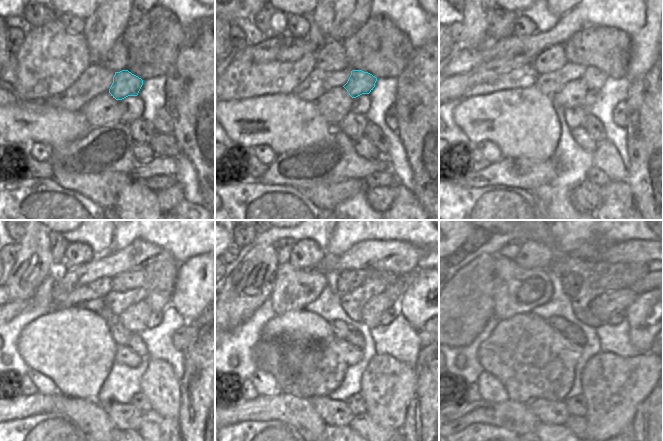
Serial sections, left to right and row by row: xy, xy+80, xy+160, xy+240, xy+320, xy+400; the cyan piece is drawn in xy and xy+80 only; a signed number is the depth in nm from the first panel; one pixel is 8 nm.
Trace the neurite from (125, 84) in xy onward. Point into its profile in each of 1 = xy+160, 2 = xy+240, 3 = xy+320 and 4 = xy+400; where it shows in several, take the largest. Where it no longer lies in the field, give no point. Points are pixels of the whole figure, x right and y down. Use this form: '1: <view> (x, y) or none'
1: xy+160 (594, 78)
2: xy+240 (158, 301)
3: xy+320 (395, 291)
4: xy+400 (642, 285)

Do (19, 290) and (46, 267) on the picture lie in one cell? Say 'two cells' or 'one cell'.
one cell

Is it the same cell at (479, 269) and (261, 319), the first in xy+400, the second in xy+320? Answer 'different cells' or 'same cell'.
different cells

